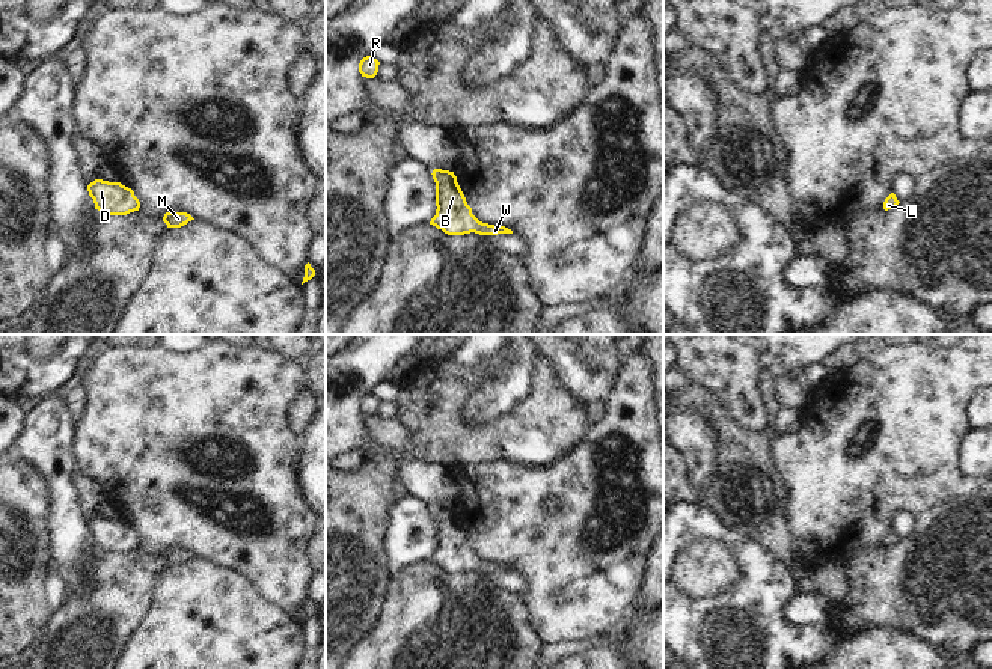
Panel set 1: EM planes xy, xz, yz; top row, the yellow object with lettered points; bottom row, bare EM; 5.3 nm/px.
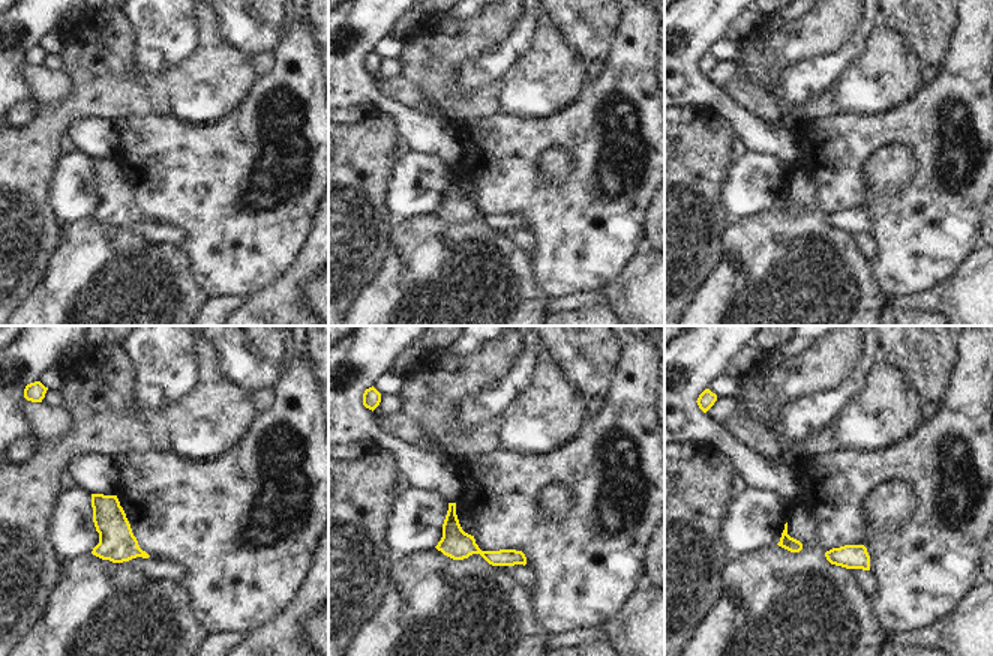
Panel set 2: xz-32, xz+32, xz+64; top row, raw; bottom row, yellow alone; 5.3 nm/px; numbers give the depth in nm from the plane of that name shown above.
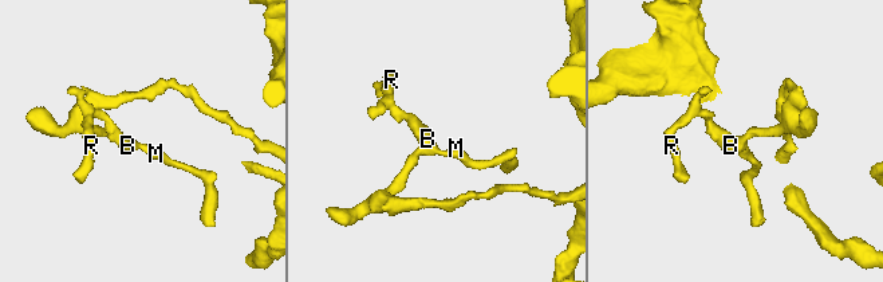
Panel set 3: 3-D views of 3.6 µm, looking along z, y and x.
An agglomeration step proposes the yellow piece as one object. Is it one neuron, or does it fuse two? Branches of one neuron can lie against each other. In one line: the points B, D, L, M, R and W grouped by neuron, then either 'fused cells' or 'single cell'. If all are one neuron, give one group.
groups B D L M R W; single cell

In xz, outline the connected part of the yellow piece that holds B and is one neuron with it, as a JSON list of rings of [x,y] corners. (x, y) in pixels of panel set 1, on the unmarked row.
[[[434,506],[431,512],[436,520],[437,547],[430,562],[448,573],[464,573],[470,570],[479,573],[513,571],[505,564],[482,561],[472,551],[472,545],[467,542],[454,509]]]

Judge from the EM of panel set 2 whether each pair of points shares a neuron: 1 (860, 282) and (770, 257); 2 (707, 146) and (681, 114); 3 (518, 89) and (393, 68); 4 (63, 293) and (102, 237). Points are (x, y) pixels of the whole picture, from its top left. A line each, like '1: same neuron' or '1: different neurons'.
1: same neuron
2: different neurons
3: different neurons
4: same neuron

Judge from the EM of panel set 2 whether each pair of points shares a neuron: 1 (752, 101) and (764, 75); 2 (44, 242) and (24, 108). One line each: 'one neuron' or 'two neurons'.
1: two neurons
2: two neurons

